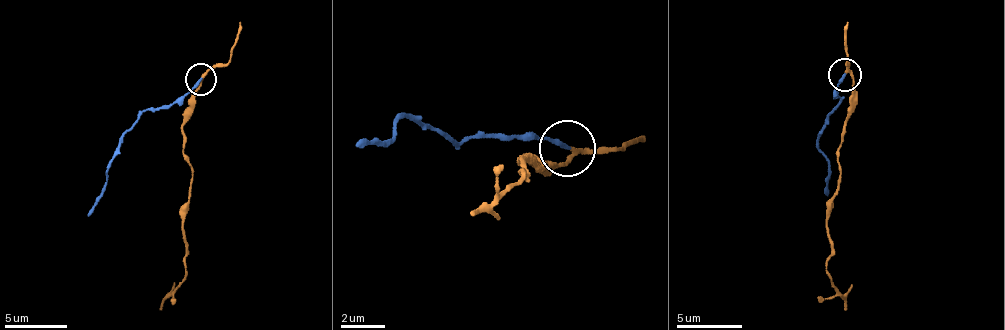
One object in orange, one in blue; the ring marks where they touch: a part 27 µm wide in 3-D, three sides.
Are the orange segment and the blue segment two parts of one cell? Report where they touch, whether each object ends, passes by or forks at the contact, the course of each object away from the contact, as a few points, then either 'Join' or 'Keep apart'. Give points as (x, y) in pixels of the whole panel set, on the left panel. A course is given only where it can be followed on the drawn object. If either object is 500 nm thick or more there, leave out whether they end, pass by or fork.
Place: (200, 79). At the ring orange passes by. At the ring blue ends. Course of orange: (203, 77), (194, 110), (184, 126), (184, 155), (193, 173), (183, 219), (186, 274), (159, 309). Course of blue: (200, 80), (168, 106), (149, 109), (123, 135), (104, 191), (89, 216). Keep apart

